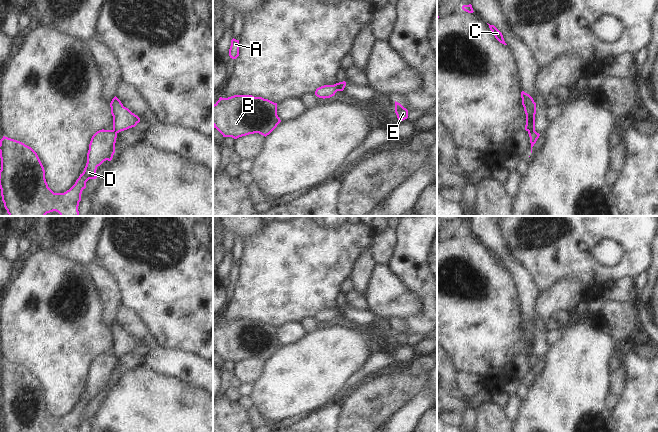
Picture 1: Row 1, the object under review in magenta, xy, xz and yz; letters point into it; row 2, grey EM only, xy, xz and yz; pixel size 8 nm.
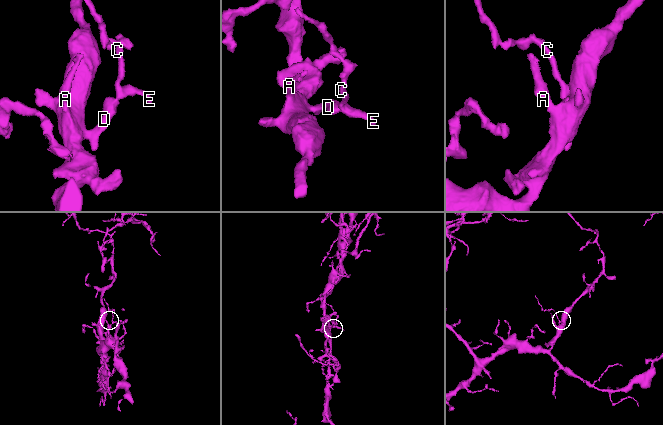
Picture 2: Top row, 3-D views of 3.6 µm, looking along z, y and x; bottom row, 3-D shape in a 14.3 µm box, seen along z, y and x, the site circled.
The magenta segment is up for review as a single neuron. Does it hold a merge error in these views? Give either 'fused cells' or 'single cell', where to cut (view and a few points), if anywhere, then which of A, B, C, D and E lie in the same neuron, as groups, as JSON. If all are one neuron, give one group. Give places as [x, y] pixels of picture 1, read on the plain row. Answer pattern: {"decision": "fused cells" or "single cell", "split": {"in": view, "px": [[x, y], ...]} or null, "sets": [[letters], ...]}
{"decision": "fused cells", "split": {"in": "yz", "px": [[534, 354], [528, 356]]}, "sets": [["A", "B", "D"], ["C", "E"]]}

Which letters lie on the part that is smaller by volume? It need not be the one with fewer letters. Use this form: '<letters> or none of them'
C, E

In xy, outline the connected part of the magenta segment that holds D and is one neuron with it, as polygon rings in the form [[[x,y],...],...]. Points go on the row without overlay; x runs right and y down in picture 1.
[[[99,354],[91,362],[87,387],[75,408],[64,417],[54,417],[45,403],[44,391],[37,377],[24,367],[5,361],[0,364],[0,413],[5,432],[78,432],[82,415],[89,403],[96,403],[96,394],[104,385],[111,385],[115,377],[117,357]]]

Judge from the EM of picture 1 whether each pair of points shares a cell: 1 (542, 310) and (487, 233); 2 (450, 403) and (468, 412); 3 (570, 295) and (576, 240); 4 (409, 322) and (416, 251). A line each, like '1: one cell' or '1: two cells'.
1: two cells
2: two cells
3: two cells
4: one cell

